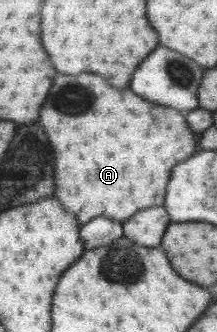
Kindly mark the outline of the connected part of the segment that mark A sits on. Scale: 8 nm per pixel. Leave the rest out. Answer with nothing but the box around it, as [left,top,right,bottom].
[40,75,196,225]

